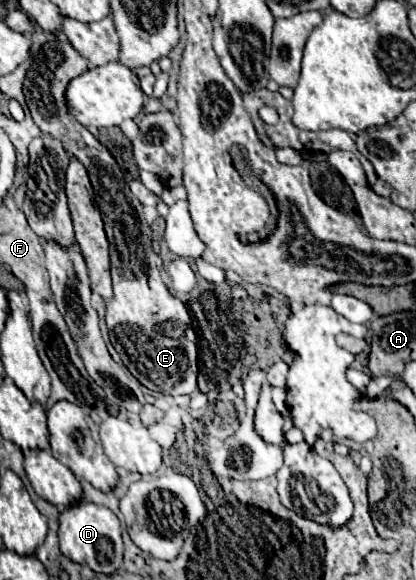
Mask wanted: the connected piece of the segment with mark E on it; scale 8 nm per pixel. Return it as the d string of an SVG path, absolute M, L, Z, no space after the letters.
M64 39L44 43L32 61L34 63L30 65L24 79L24 95L32 119L44 133L58 137L68 153L84 163L96 193L96 203L102 211L106 235L110 241L114 283L114 297L106 305L110 343L120 353L122 363L128 367L128 371L144 387L164 395L190 395L196 391L198 377L196 333L192 329L190 313L180 299L170 295L160 277L160 257L152 249L150 227L144 221L144 215L140 215L138 203L134 201L134 195L124 181L122 169L108 153L108 149L66 109L64 89L70 79L90 69L90 61L84 59Z

